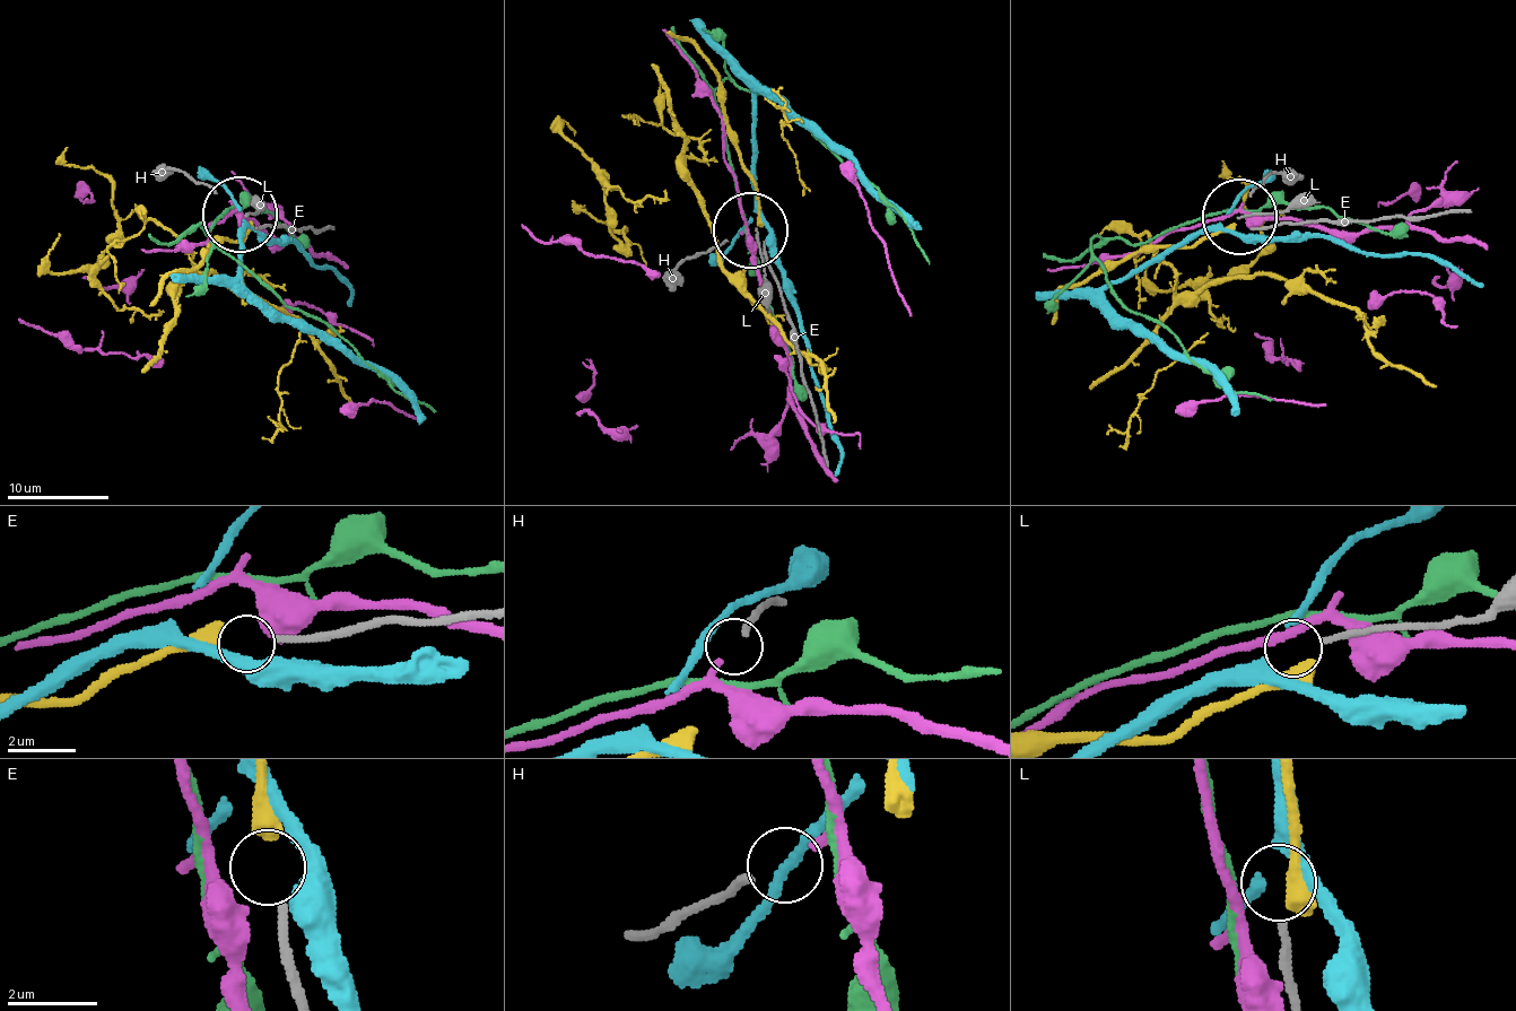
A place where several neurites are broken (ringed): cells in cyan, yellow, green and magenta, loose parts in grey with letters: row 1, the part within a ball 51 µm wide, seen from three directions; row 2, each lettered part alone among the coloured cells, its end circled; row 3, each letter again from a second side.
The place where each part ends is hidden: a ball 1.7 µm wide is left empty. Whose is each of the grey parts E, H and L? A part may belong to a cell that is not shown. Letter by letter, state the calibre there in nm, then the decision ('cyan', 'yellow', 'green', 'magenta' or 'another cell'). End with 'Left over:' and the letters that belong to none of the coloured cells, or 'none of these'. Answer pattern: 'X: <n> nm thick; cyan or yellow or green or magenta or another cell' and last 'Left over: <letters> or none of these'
E: 190 nm thick; yellow
H: 200 nm thick; magenta
L: 180 nm thick; another cell
Left over: L

